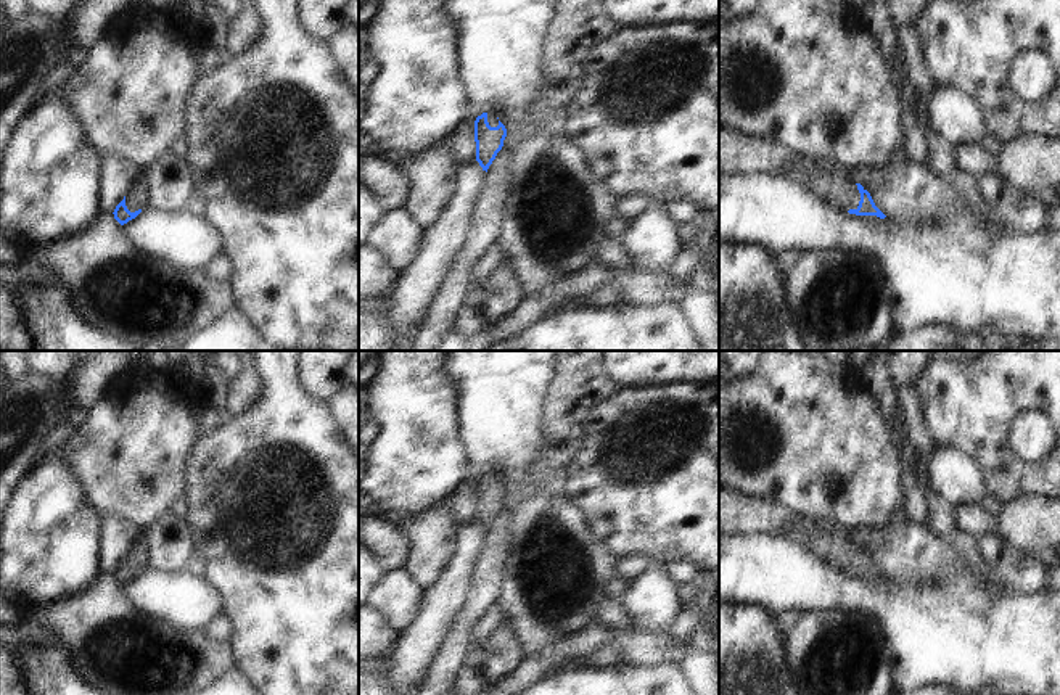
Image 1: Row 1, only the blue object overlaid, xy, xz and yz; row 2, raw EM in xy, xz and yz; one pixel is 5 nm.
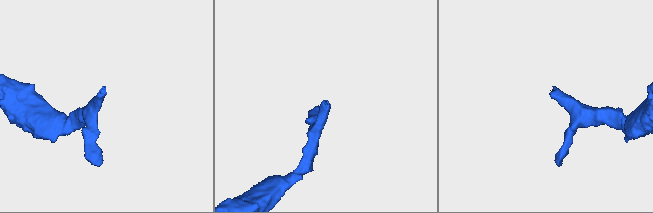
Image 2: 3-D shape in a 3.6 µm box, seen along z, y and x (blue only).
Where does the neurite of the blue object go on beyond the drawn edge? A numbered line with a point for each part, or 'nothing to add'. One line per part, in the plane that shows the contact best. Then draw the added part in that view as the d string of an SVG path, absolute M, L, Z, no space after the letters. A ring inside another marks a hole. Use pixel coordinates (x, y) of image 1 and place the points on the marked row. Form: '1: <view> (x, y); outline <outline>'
1: yz (843, 190); outline M803 166L799 169L787 169L783 177L798 187L814 191L824 201L835 199L840 209L849 211L859 206L861 193L846 172L830 179L825 172Z

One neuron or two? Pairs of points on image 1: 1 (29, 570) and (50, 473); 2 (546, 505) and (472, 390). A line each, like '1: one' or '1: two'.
1: one
2: one

